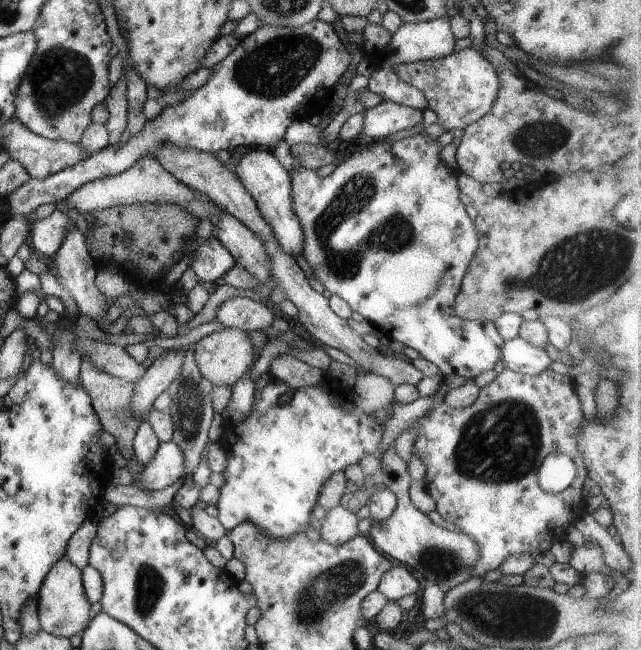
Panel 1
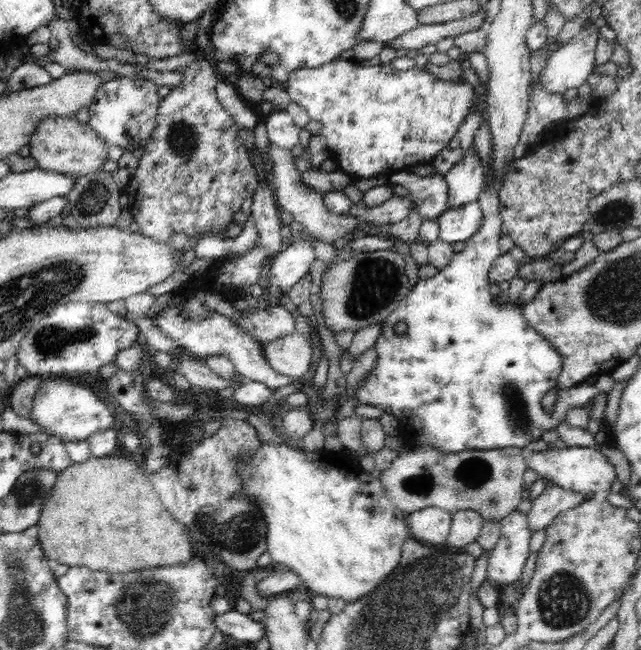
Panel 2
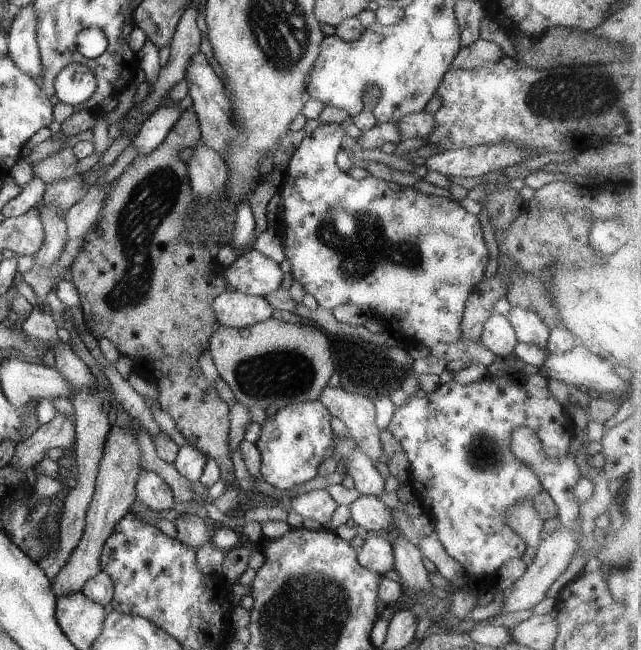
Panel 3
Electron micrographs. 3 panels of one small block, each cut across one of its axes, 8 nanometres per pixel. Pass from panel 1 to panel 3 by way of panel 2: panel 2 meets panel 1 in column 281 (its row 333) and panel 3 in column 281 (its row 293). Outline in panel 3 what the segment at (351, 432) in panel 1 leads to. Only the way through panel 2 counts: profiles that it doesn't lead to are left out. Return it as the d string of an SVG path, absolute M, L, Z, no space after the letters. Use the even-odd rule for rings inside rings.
M306 400L280 408L262 422L262 434L255 445L261 454L260 474L278 490L291 490L314 478L325 460L334 455L334 437L330 411L320 400Z

